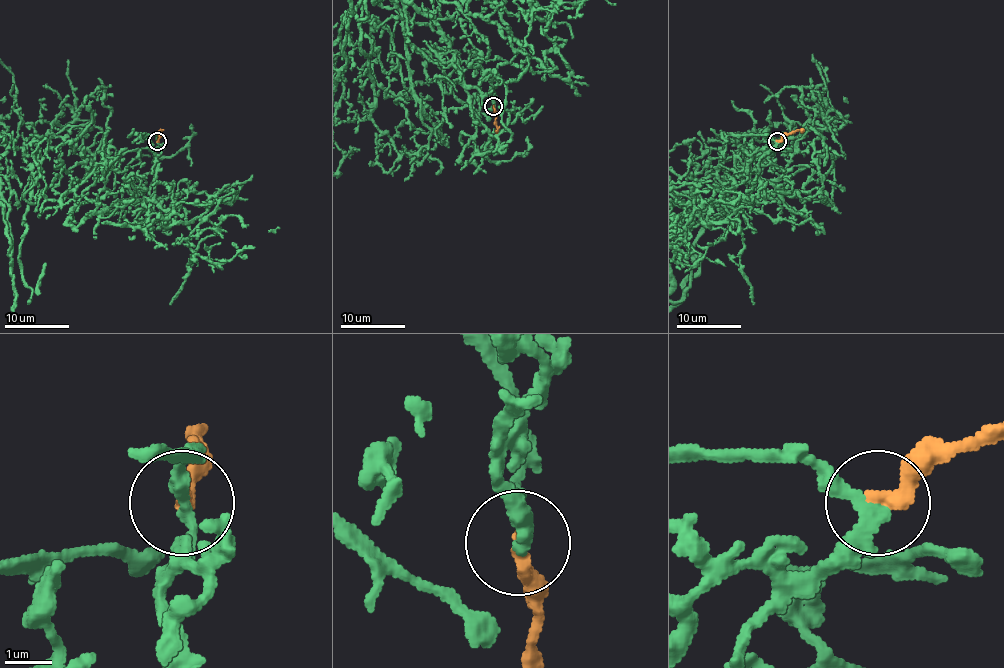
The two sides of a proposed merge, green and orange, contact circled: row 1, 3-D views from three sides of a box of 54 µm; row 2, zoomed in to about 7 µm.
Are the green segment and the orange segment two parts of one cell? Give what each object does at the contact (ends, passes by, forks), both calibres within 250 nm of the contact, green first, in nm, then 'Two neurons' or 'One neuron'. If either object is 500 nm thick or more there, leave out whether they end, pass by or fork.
At the ring green passes by. At the ring orange ends. Thickness 240 nm (green) against 340 nm. One neuron

